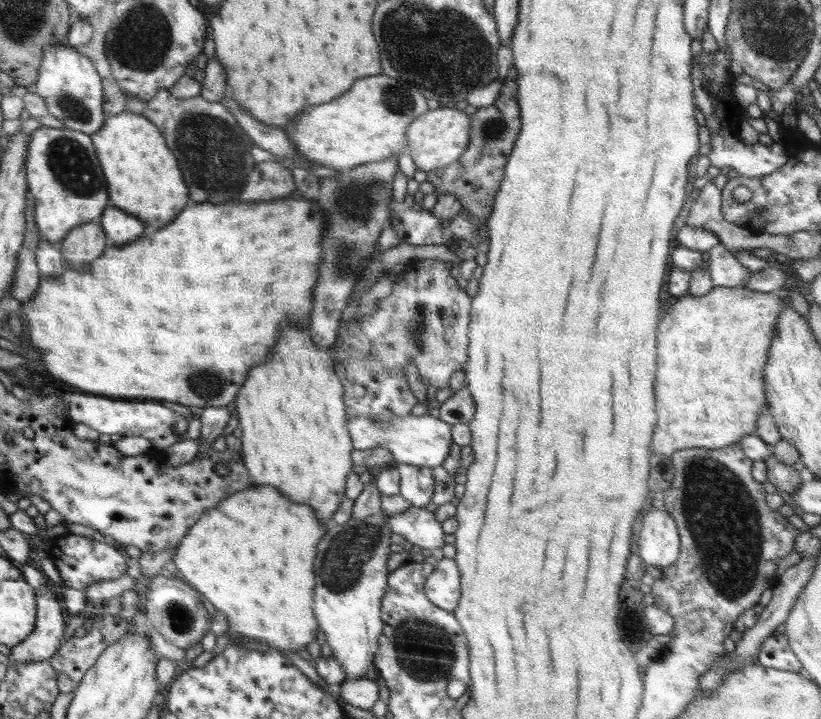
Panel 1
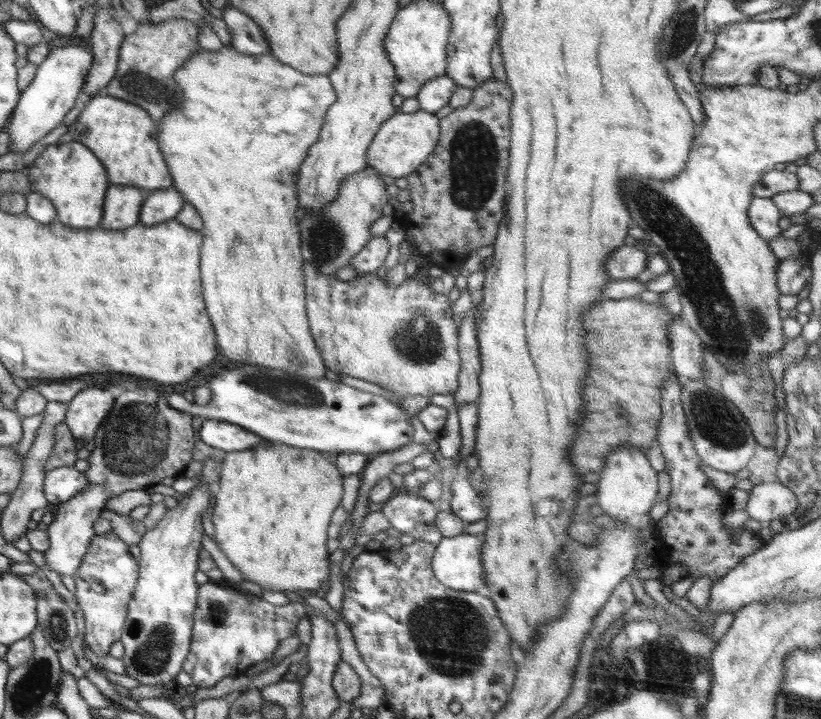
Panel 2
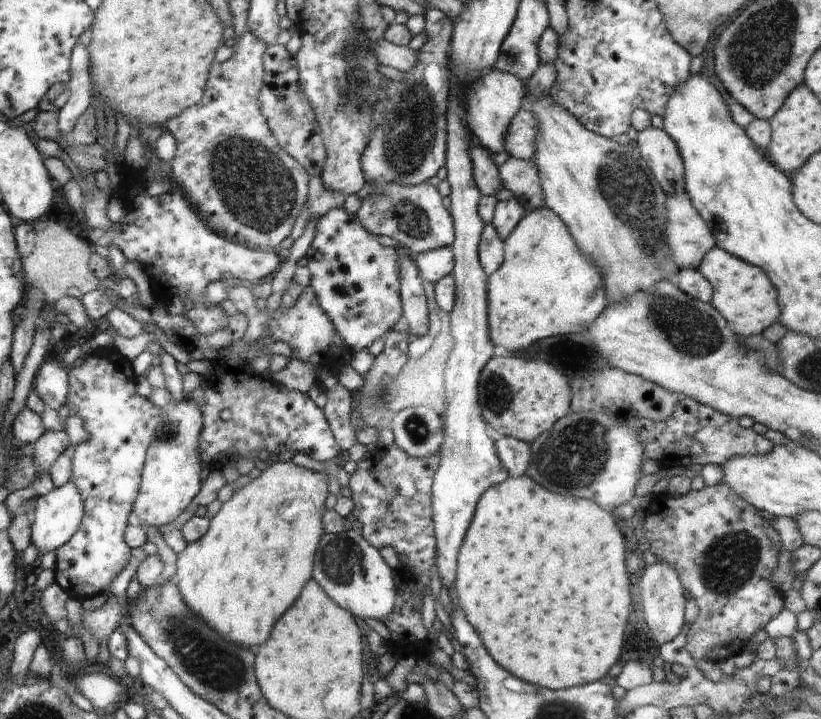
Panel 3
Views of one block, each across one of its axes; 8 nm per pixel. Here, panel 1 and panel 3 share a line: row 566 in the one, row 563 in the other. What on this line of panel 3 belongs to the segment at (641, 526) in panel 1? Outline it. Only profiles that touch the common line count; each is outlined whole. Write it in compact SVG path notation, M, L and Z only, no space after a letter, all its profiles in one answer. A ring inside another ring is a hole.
M658 561L652 565L646 565L641 576L640 590L643 597L644 618L650 627L659 646L674 640L684 626L684 607L688 600L685 588L681 585L678 573L672 565Z

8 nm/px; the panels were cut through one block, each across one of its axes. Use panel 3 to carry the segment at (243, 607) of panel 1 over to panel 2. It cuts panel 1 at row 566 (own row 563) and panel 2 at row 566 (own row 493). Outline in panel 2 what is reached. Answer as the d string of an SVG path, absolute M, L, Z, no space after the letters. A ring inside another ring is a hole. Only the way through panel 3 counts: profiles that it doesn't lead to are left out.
M260 441L251 449L227 453L216 489L211 516L218 548L242 573L242 580L258 584L262 590L320 593L321 583L329 576L327 530L334 511L340 506L343 474L324 451L300 449L274 441Z

